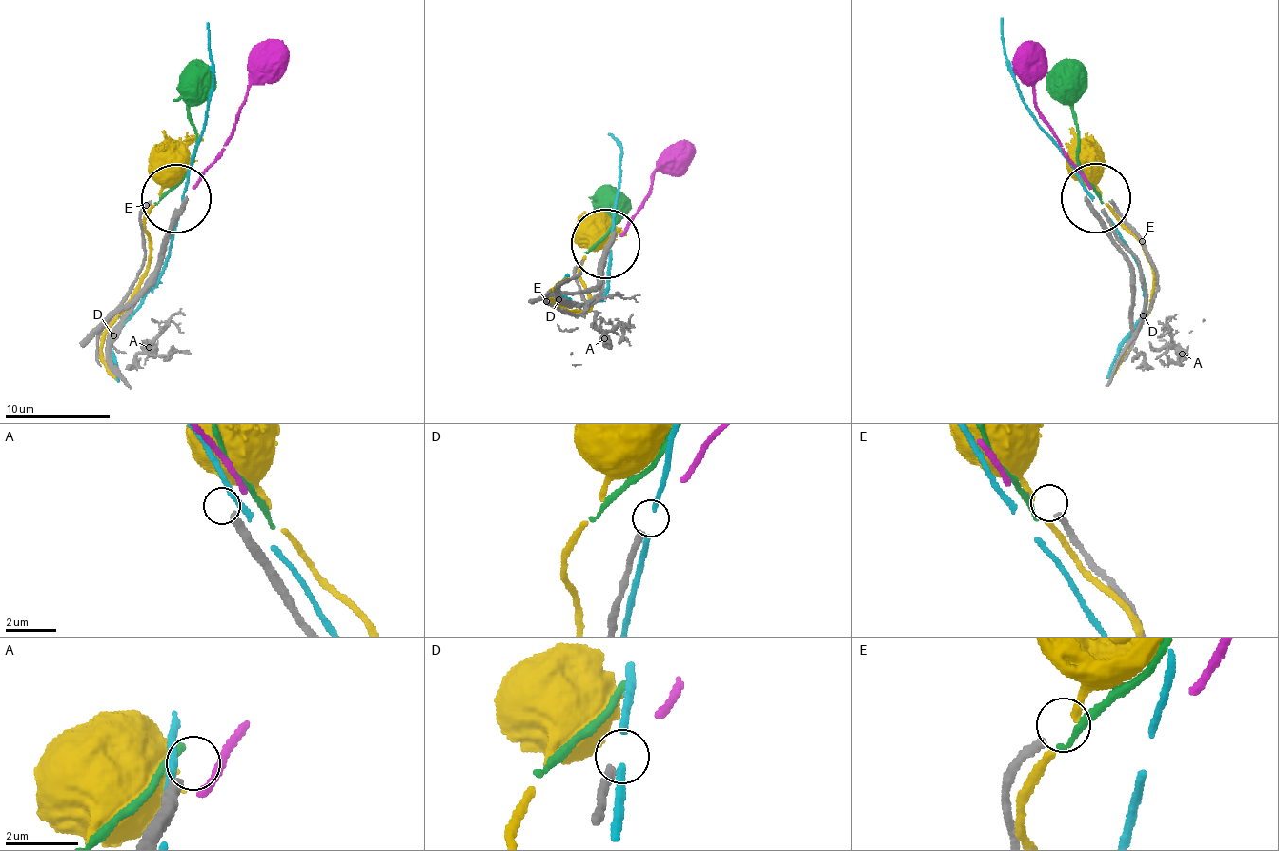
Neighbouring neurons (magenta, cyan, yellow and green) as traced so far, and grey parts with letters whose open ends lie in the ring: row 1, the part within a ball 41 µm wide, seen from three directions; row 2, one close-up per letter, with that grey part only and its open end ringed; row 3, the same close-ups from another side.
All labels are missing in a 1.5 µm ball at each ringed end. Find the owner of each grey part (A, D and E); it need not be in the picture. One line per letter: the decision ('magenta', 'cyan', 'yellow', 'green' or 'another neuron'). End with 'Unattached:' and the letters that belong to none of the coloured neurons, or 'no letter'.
A: another neuron
D: another neuron
E: another neuron
Unattached: A, D, E

